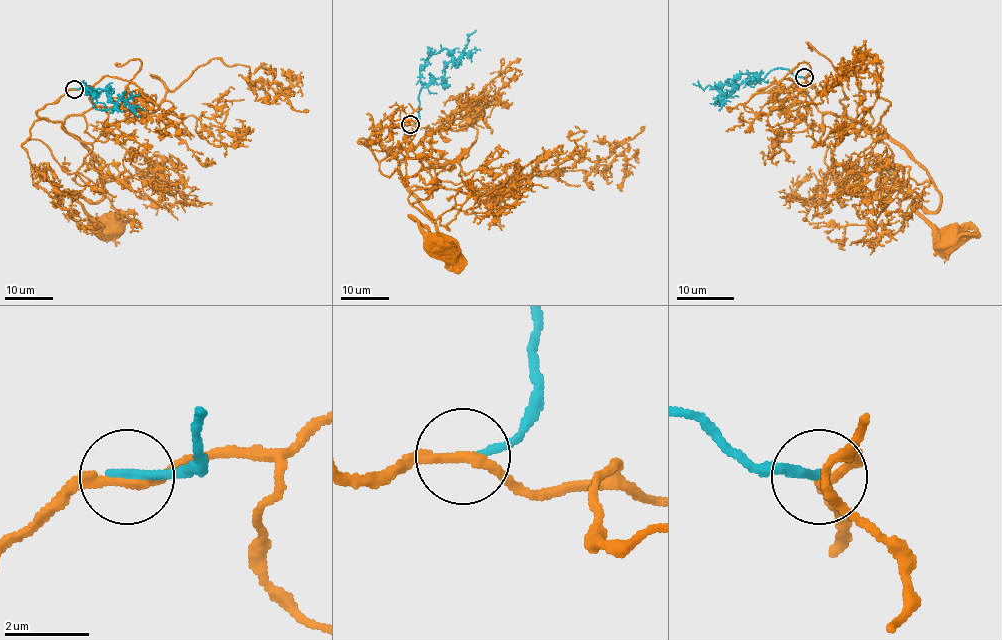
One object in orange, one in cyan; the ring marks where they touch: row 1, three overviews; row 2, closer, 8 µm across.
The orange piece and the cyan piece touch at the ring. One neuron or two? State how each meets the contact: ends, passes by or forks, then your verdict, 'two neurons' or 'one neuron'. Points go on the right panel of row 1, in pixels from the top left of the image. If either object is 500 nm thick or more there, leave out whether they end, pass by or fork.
orange passes by | cyan ends | one neuron

